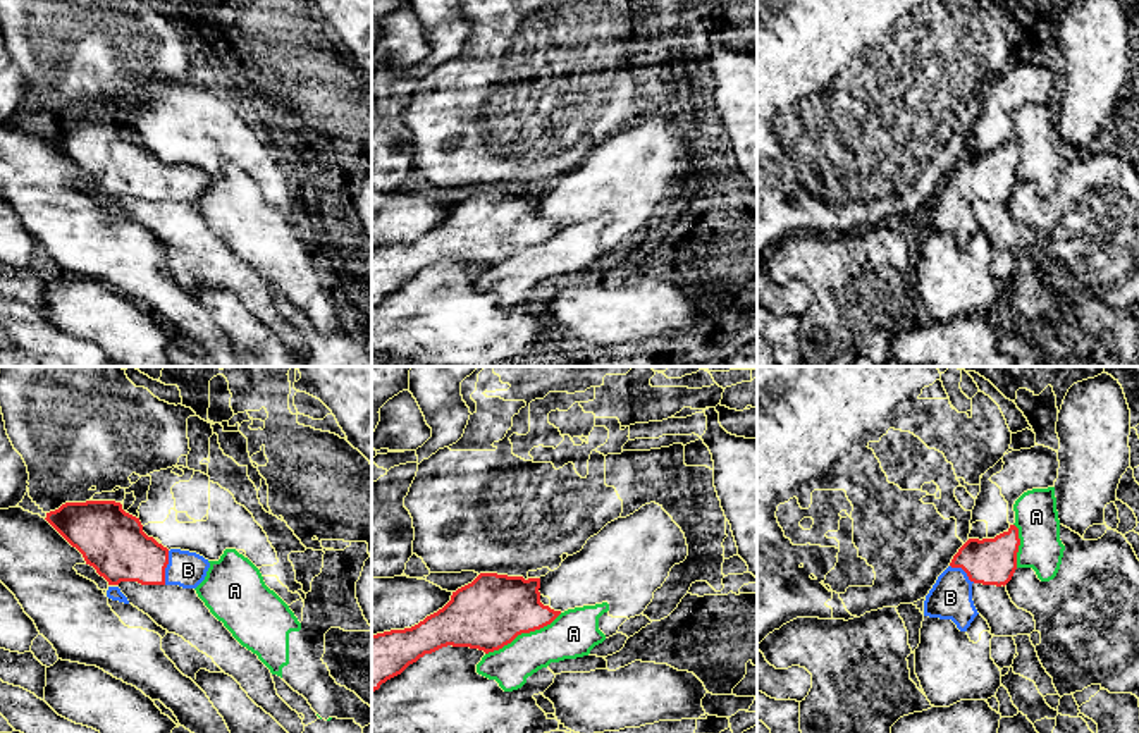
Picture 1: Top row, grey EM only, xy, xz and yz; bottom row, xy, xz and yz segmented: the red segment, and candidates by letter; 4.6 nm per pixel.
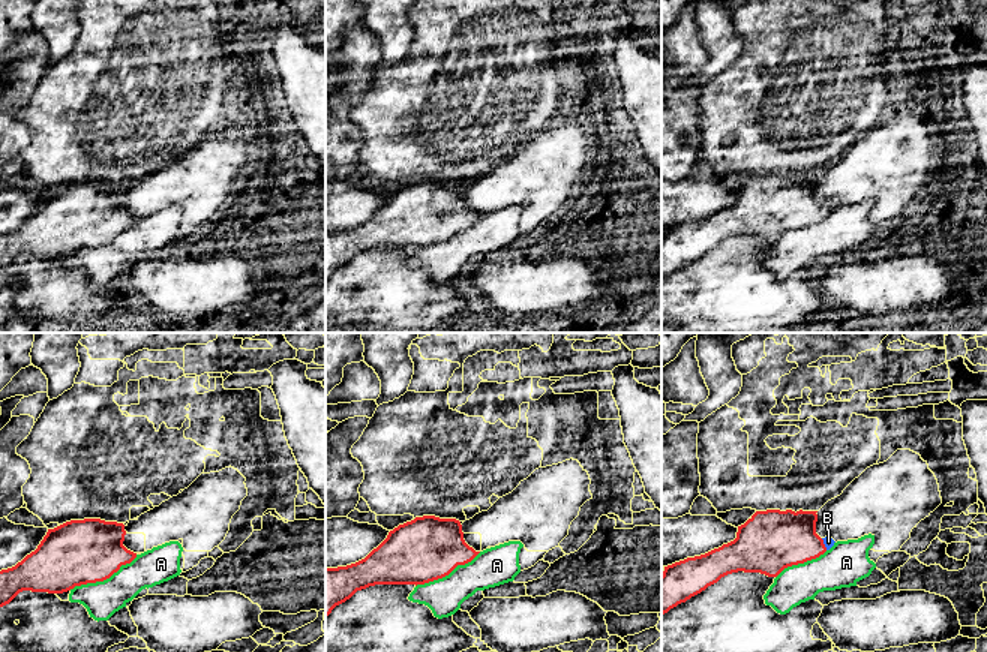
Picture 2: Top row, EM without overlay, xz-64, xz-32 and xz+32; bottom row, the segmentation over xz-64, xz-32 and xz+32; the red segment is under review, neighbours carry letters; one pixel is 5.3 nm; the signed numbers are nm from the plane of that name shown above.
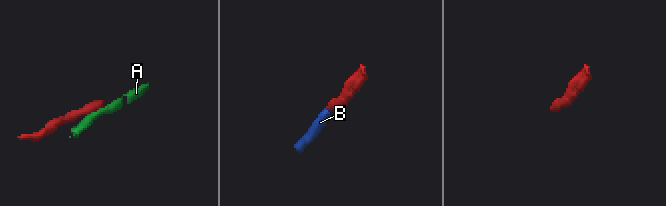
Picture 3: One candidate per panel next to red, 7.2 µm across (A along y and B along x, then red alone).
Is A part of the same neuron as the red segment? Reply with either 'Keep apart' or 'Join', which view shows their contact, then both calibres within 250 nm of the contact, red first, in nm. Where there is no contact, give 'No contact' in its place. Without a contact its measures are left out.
Keep apart. Touches red in xz. Thickness 340 nm (red) against 220 nm

